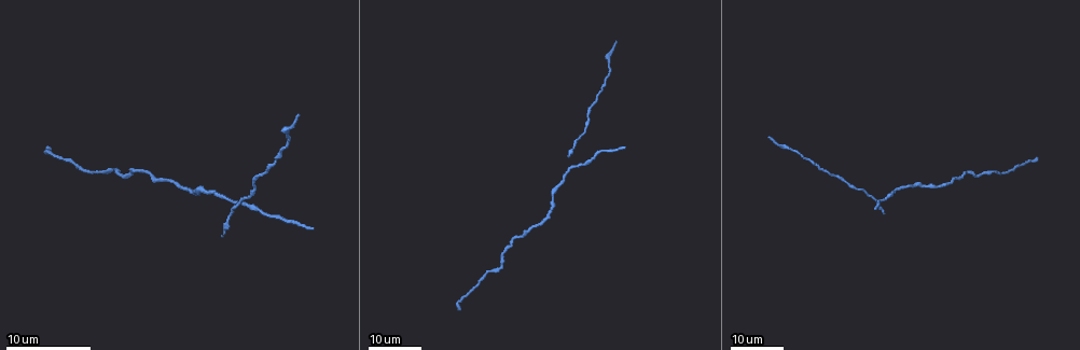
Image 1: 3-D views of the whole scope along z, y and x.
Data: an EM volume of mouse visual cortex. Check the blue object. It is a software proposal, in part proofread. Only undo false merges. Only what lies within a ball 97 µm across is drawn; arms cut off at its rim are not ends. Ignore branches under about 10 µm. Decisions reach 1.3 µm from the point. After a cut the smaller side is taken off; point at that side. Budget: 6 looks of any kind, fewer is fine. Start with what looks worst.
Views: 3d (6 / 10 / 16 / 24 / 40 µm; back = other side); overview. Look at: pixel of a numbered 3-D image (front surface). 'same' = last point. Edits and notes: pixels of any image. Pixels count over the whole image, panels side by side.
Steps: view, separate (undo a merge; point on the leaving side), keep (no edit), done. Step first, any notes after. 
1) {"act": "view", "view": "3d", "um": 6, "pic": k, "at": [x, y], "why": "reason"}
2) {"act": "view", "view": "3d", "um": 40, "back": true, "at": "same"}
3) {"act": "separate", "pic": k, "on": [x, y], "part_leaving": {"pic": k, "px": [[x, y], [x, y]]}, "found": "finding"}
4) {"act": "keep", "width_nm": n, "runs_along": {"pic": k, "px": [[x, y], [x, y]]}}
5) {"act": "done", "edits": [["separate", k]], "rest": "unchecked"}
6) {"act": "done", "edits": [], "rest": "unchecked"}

{"act": "view", "view": "3d", "um": 16, "pic": 1, "at": [111, 169], "why": "thick turns thin"}

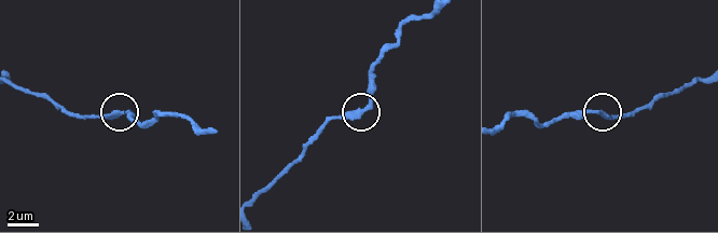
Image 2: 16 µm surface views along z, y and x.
{"act": "view", "view": "3d", "um": 10, "pic": 2, "at": [116, 111]}

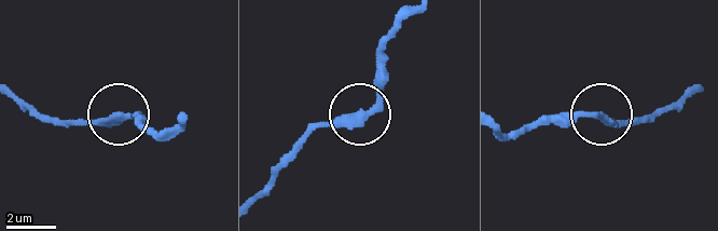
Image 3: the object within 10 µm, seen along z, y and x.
{"act": "keep", "runs_along": {"pic": 3, "px": [[405, 16], [389, 41], [387, 79], [374, 103], [308, 125]]}, "found": "one neuron here"}

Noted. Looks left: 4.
{"act": "view", "view": "3d", "um": 24, "pic": 1, "at": [587, 118], "why": "thin neck"}

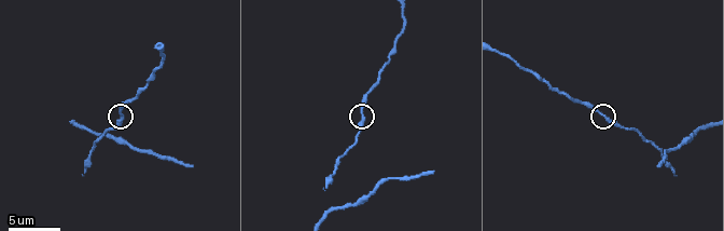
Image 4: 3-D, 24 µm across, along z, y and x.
{"act": "view", "view": "3d", "um": 10, "pic": 4, "at": [602, 112]}

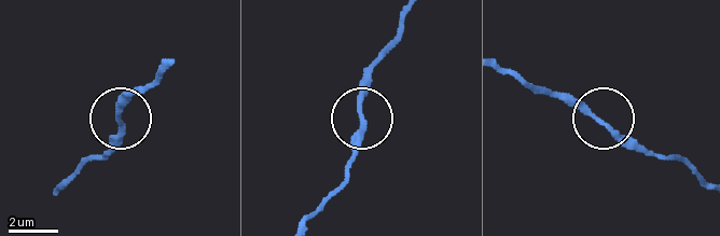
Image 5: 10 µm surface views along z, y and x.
{"act": "keep", "found": "one neuron here"}

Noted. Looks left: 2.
{"act": "view", "view": "3d", "um": 16, "pic": 1, "at": [554, 200], "why": "narrows sharply"}

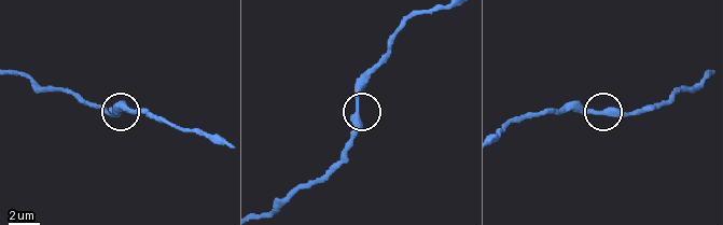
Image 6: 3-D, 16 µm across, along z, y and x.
{"act": "view", "view": "3d", "um": 6, "pic": 6, "at": [596, 111]}

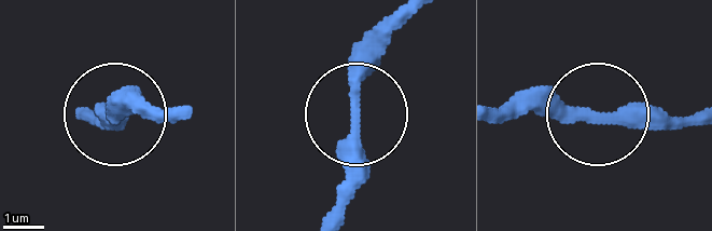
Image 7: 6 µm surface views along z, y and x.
{"act": "keep", "runs_along": {"pic": 7, "px": [[498, 121], [529, 110], [653, 110], [700, 121]]}, "found": "one neuron here"}

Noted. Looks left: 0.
{"act": "done", "edits": [], "rest": "unchecked"}

